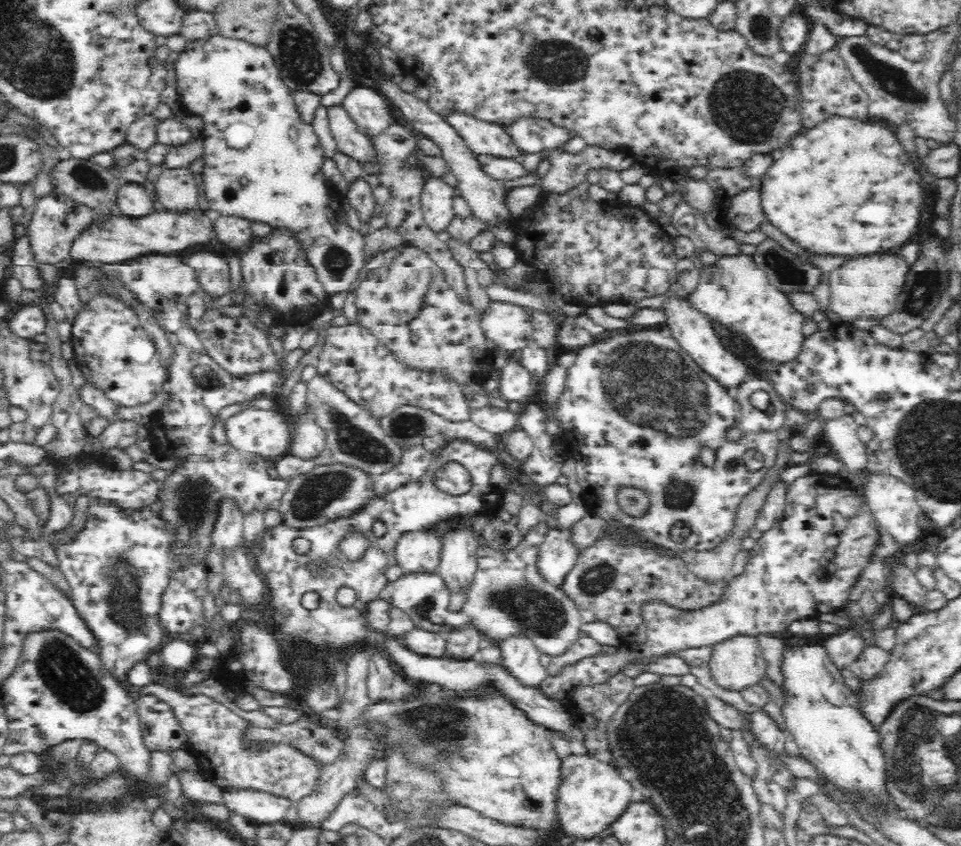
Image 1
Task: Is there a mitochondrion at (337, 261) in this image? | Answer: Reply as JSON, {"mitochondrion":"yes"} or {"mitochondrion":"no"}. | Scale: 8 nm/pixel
{"mitochondrion":"yes"}

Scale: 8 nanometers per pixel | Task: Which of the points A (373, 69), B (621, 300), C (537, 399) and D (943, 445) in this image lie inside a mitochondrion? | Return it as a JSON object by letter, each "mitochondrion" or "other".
{"A":"other","B":"other","C":"other","D":"mitochondrion"}

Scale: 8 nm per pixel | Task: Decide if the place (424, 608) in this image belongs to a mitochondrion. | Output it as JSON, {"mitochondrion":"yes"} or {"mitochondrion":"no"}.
{"mitochondrion":"yes"}

